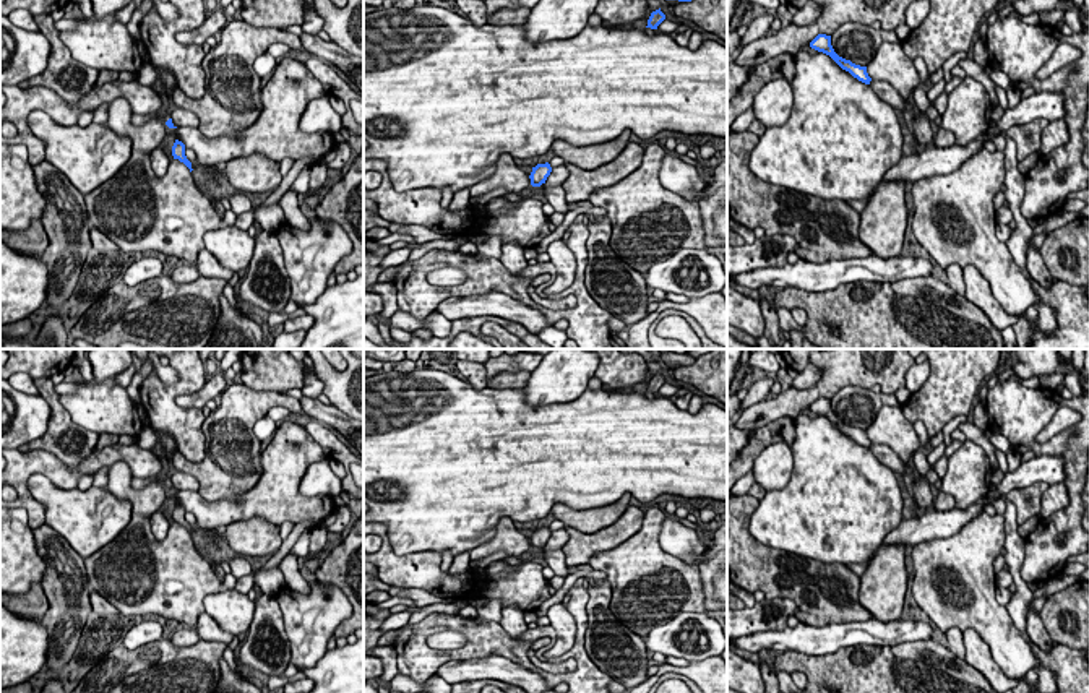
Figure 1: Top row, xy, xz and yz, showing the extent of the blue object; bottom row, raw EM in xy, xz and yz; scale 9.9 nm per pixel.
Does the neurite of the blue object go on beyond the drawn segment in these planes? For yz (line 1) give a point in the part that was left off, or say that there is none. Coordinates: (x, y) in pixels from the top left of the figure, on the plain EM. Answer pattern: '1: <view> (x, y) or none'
1: none

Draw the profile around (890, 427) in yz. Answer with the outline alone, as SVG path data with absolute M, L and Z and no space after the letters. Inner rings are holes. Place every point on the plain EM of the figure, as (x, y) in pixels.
M883 406L867 437L873 445L888 445L904 463L920 450L919 435L899 406Z

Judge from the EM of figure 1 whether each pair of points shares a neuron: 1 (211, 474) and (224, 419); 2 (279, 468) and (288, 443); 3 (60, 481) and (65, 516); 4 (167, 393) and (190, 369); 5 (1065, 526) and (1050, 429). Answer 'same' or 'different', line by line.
1: same
2: same
3: different
4: same
5: different

